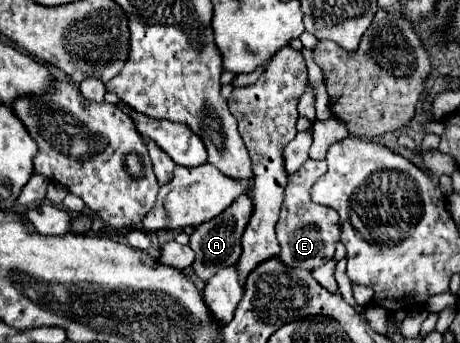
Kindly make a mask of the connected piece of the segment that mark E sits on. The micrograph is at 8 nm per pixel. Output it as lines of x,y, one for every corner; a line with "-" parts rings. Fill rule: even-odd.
306,160
298,172
288,178
288,186
284,190
284,202
280,208
280,218
276,222
276,238
280,244
280,262
290,268
314,270
326,264
334,256
334,244
340,234
338,214
330,206
320,206
310,200
312,184
326,172
326,162

